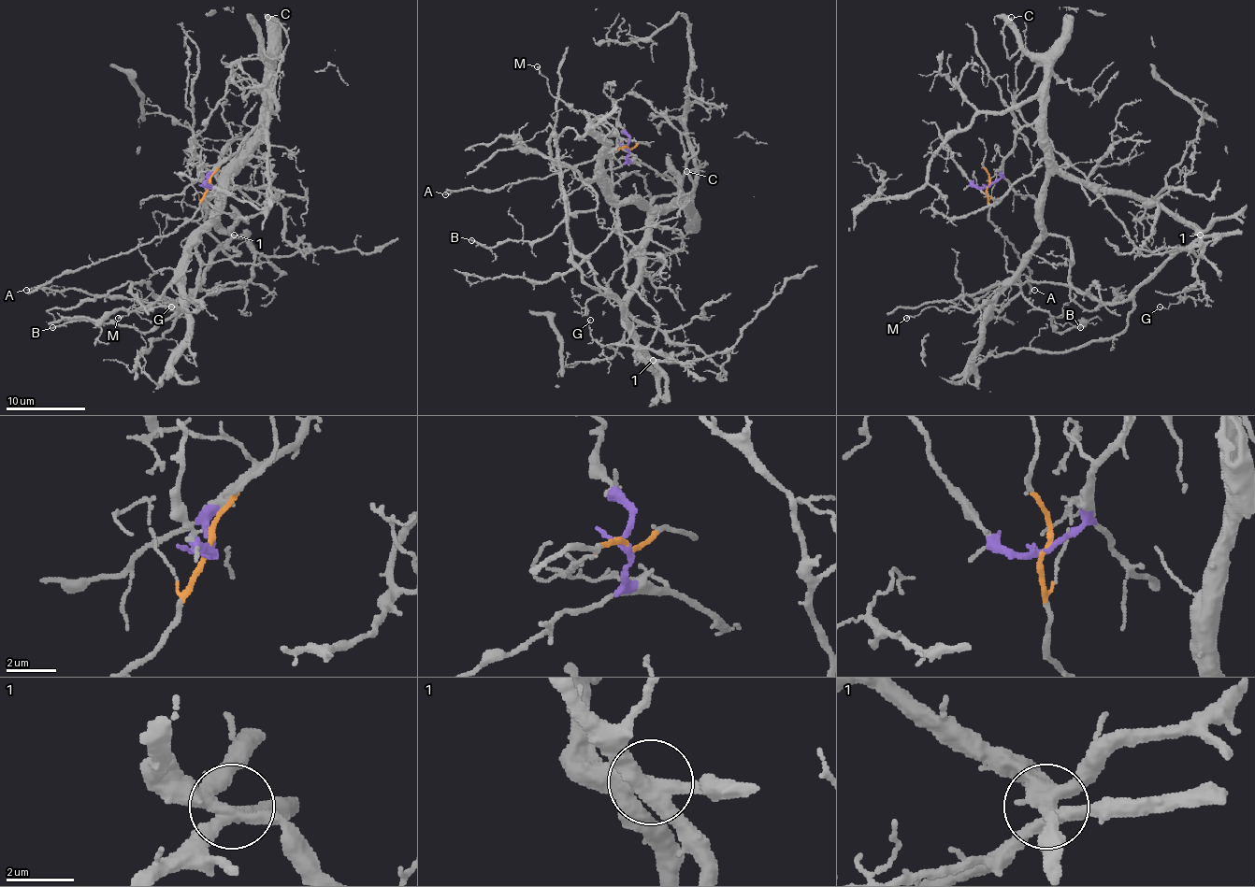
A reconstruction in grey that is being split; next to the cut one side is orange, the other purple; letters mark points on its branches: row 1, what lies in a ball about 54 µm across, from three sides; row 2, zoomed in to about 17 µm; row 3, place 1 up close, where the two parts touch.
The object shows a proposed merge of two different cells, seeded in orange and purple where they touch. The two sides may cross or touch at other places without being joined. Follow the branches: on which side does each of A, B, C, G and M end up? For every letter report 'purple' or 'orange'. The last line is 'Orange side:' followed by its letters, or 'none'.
A: orange
B: purple
C: purple
G: purple
M: purple
Orange side: A

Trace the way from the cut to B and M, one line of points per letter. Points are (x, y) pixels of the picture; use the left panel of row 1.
B: (209, 186), (261, 124), (233, 166), (225, 204), (167, 288), (173, 314), (148, 332), (79, 320), (51, 328)
M: (209, 186), (261, 124), (229, 177), (225, 204), (192, 248), (183, 292), (201, 306), (131, 306), (117, 318)

